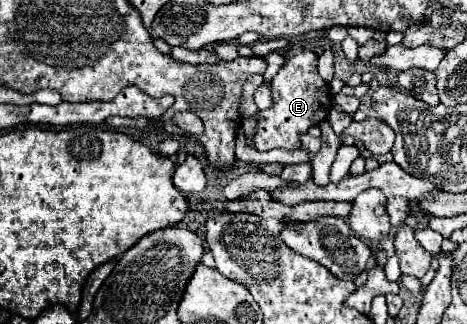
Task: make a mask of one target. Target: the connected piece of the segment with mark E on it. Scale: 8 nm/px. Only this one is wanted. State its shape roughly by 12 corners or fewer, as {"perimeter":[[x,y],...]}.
{"perimeter":[[285,51],[273,107],[257,111],[257,151],[299,149],[331,111],[317,55]]}

